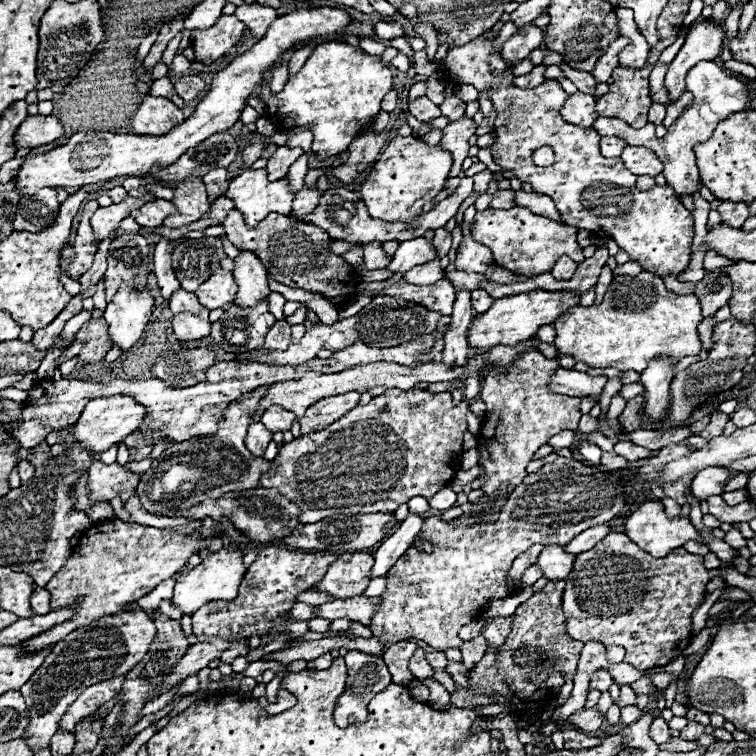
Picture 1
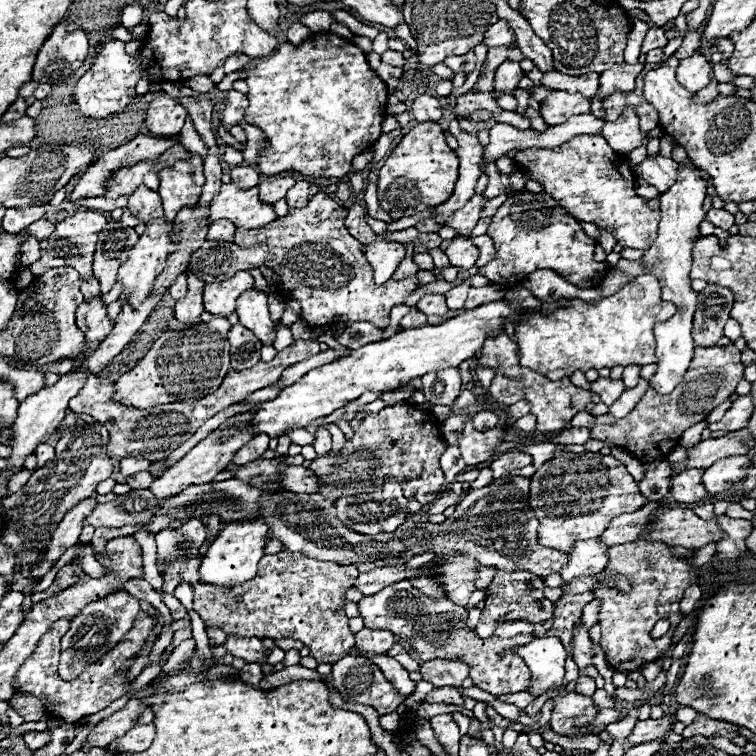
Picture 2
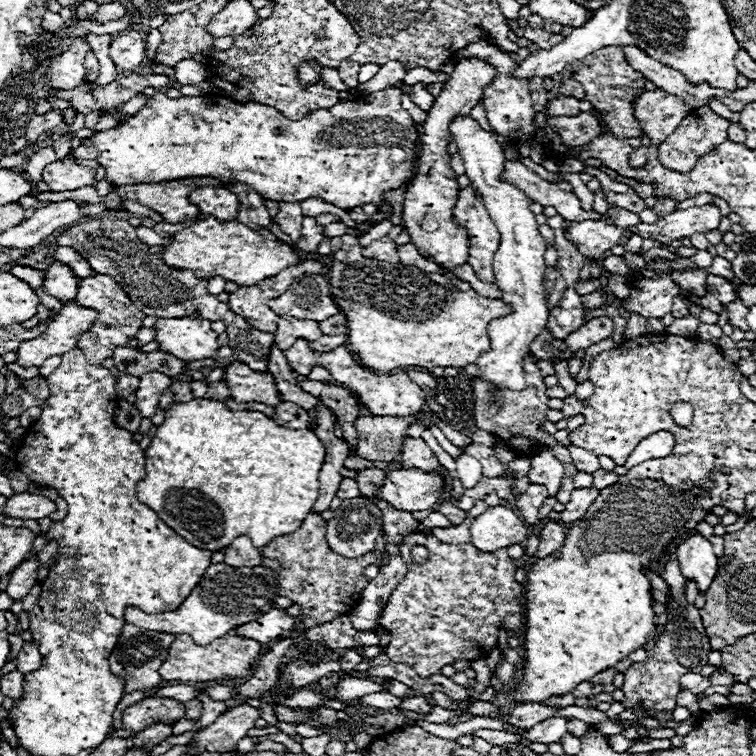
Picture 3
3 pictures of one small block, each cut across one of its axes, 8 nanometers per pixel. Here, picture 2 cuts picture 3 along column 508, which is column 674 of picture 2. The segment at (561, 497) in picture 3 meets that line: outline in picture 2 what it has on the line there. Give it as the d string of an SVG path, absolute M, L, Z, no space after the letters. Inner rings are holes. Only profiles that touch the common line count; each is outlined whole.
M726 336L712 348L696 348L694 350L694 358L690 362L690 368L682 380L682 384L670 392L670 394L658 394L652 386L648 388L648 392L644 394L644 398L636 404L636 408L626 416L626 418L614 418L612 414L604 414L604 416L598 416L594 420L594 426L590 428L590 436L592 440L604 440L612 446L622 446L626 448L634 458L638 458L644 466L644 478L640 480L640 492L648 498L648 500L660 500L664 498L666 494L670 494L672 490L672 478L674 478L674 472L670 462L667 461L668 454L674 450L674 446L678 444L682 432L690 426L694 426L696 422L702 422L706 420L706 416L722 402L728 400L728 396L734 392L738 380L744 378L744 364L740 362L740 350L732 344L732 340L728 340ZM660 460L658 466L654 466L652 462Z

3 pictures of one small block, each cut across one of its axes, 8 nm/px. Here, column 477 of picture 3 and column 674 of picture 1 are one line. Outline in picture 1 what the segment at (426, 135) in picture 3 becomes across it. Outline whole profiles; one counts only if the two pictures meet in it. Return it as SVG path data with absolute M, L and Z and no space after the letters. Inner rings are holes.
M712 20L708 24L696 24L690 28L684 46L680 48L680 52L676 54L666 72L664 86L668 90L670 104L674 104L684 94L686 72L702 60L714 60L720 54L722 44L724 44L724 30L714 26Z

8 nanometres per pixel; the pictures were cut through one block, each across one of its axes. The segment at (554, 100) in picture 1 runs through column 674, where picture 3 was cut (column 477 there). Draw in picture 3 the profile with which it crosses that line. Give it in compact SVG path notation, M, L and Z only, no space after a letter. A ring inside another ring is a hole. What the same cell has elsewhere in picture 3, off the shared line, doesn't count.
M474 188L460 190L454 212L456 220L464 224L470 238L468 264L474 268L476 276L482 282L494 282L492 258L500 246L500 232L488 216L488 210L484 208L480 194Z

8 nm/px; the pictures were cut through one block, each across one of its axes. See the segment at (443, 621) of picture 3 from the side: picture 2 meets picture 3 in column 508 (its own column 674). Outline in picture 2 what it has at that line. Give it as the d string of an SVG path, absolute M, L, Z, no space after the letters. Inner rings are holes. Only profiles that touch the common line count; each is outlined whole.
M636 540L636 542L612 546L608 550L608 556L610 556L610 562L602 576L608 576L610 572L626 574L630 578L632 586L628 592L622 592L622 590L616 590L610 586L600 586L598 590L594 590L594 596L602 600L600 616L598 616L598 622L602 628L600 644L604 648L606 662L612 668L622 670L622 672L632 672L648 662L654 662L664 650L668 650L672 632L682 618L682 614L680 614L682 594L690 584L696 582L696 574L694 574L692 566L688 564L688 560L676 558L670 554L668 544ZM662 618L668 618L672 626L662 638L654 640L650 636L650 630Z

